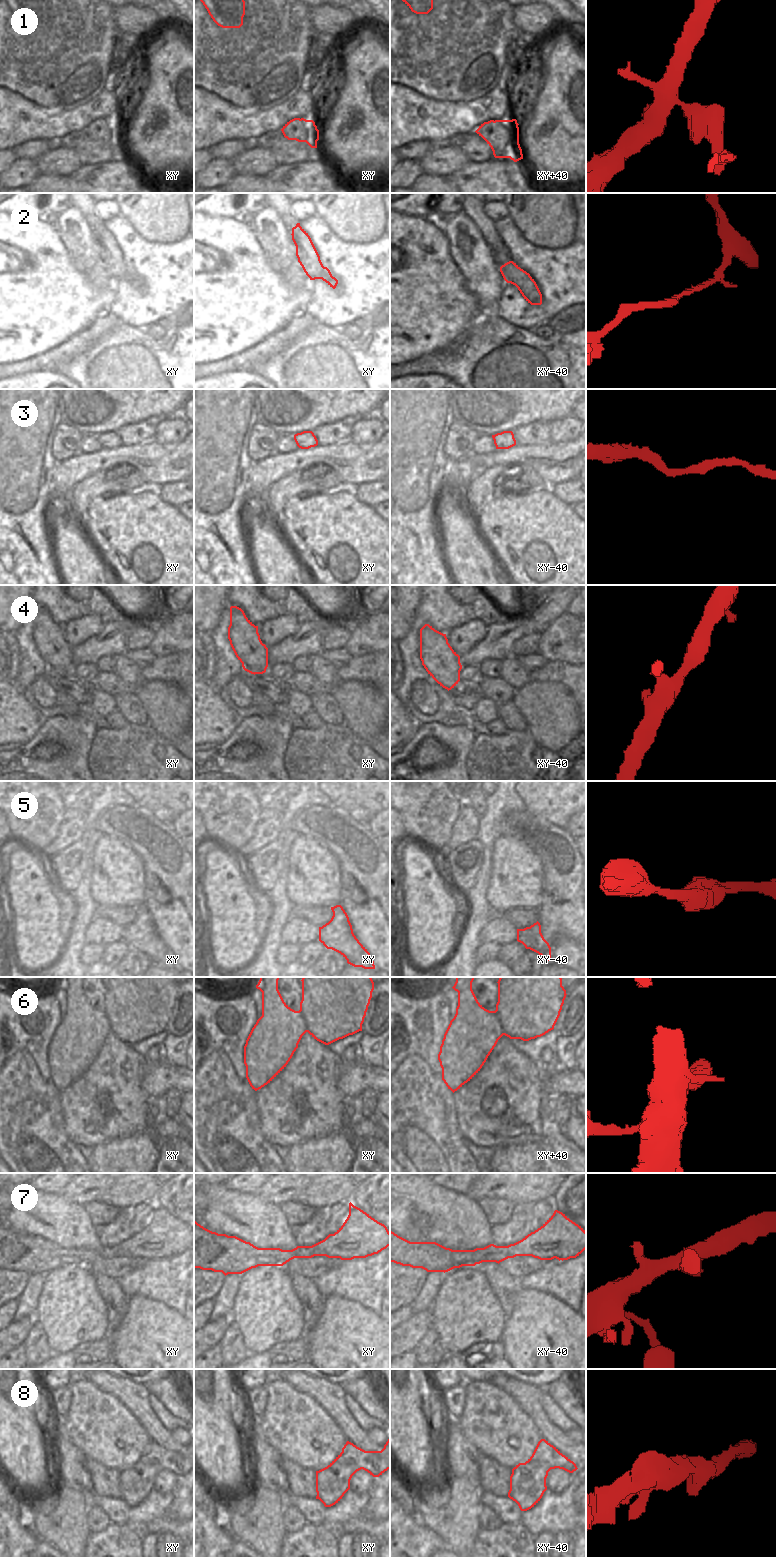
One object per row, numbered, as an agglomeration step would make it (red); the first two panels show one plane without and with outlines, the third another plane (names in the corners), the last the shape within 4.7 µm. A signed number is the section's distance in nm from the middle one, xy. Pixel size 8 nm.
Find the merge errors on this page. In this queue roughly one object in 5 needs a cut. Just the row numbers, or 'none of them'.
1

